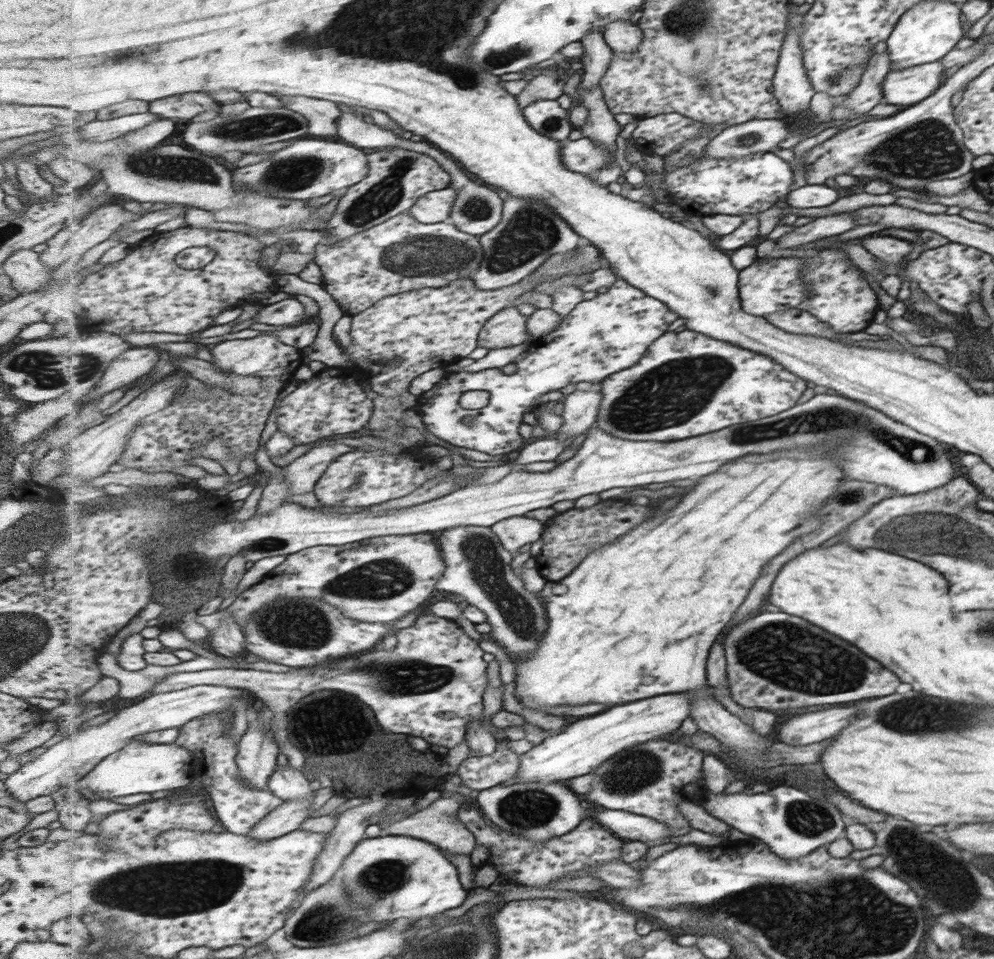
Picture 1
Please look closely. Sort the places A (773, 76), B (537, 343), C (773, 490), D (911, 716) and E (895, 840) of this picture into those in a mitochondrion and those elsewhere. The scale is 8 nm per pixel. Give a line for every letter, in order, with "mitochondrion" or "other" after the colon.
A: other
B: other
C: other
D: mitochondrion
E: mitochondrion

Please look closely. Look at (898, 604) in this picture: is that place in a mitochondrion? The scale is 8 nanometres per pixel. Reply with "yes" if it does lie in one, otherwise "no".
no

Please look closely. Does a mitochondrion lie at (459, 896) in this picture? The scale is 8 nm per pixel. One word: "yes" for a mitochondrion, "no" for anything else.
no

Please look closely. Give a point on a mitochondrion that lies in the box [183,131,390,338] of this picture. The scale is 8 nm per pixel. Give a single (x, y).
(295, 174)

